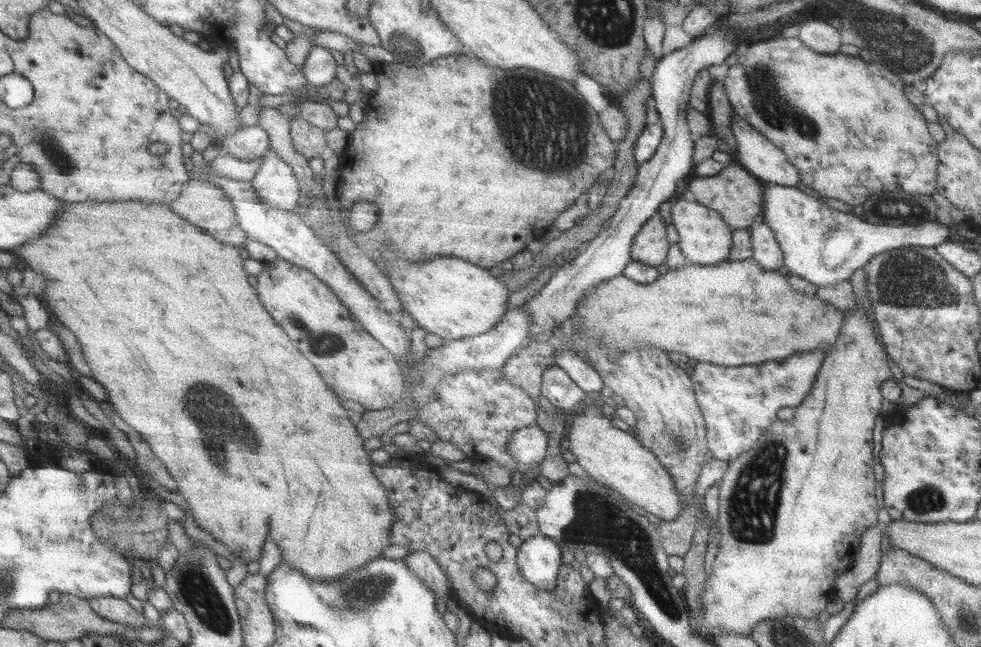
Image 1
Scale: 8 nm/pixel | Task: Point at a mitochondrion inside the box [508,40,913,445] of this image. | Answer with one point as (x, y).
(760, 78)

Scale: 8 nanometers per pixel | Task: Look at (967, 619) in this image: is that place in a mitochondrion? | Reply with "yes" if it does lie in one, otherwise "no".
yes

